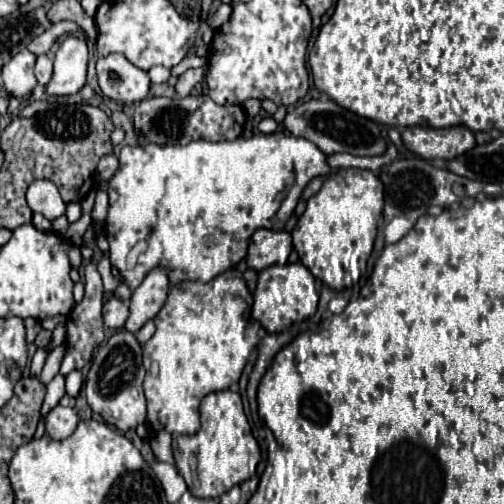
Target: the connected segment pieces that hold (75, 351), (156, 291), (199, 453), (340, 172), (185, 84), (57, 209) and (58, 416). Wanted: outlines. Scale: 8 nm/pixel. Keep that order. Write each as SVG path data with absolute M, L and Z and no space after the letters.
M89 263L85 267L85 297L81 303L77 303L71 313L67 315L65 327L67 327L67 337L65 337L65 355L61 359L61 369L59 373L65 377L75 369L83 369L83 365L91 359L93 349L105 339L103 333L103 319L101 319L101 305L103 305L103 283L101 275L95 267L95 263Z
M153 269L145 277L145 281L131 295L131 313L127 317L125 329L137 333L149 319L153 319L167 301L169 293L169 277L165 269Z
M229 389L209 393L201 401L201 431L195 435L175 435L173 451L175 465L195 497L223 495L233 485L253 477L261 459L259 445L247 423L241 397Z
M337 169L325 177L317 195L307 201L305 213L293 229L293 249L299 261L325 285L339 292L360 279L360 265L366 265L377 235L377 219L383 211L383 185L367 169Z
M207 65L197 67L197 69L187 69L187 71L177 79L177 85L175 85L175 87L177 87L177 93L179 93L181 97L189 95L191 89L193 89L199 81L203 81L205 71L207 71Z
M47 179L31 183L31 187L27 191L27 203L29 203L31 211L45 215L49 221L57 219L59 215L65 213L65 203L63 203L57 187Z
M57 405L47 417L45 417L45 433L53 437L55 441L61 441L69 437L77 429L79 417L73 407L63 407Z

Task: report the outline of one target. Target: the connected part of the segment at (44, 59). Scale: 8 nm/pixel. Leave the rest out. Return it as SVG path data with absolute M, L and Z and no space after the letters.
M39 55L37 63L35 63L35 77L39 81L39 85L47 85L53 73L53 61L47 55Z

